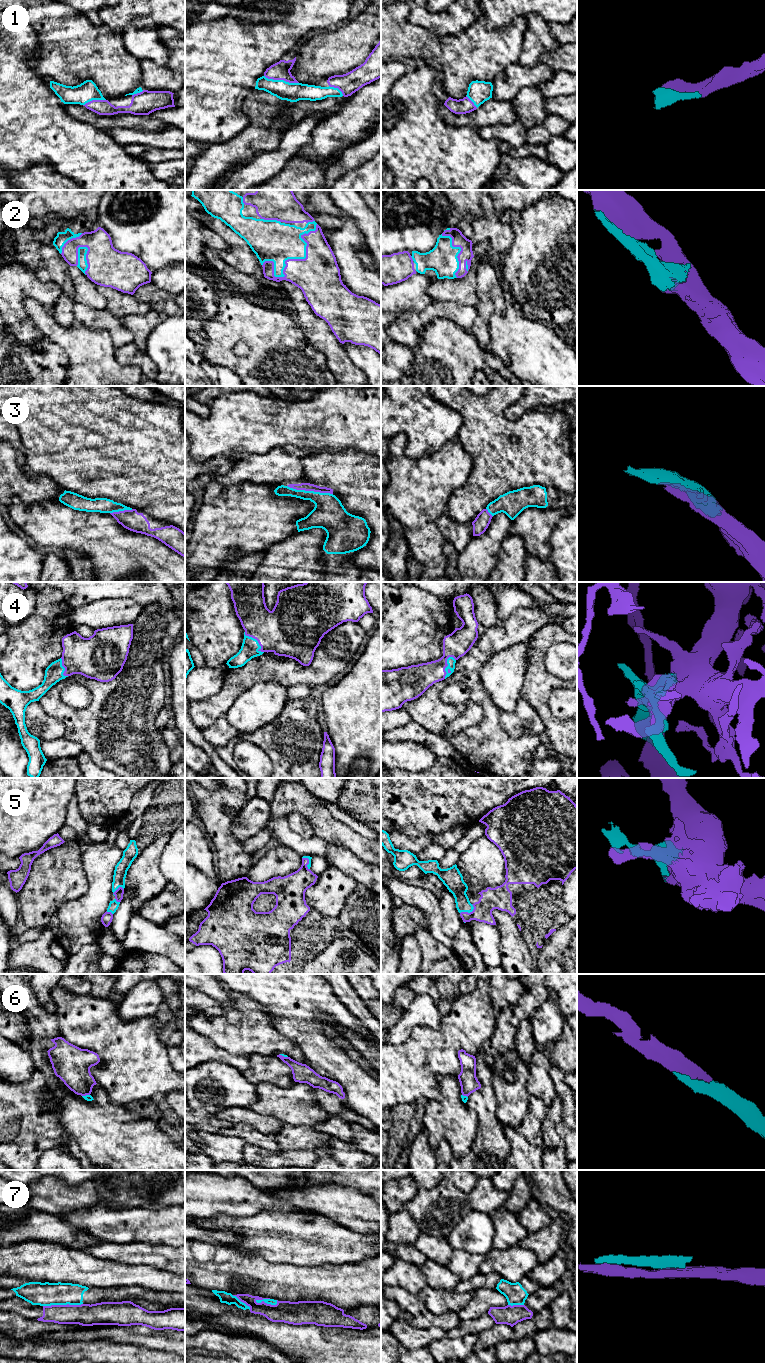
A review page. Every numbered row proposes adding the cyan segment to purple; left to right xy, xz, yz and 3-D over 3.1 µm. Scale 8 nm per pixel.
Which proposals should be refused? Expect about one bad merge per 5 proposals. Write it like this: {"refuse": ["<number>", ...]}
{"refuse": ["7"]}

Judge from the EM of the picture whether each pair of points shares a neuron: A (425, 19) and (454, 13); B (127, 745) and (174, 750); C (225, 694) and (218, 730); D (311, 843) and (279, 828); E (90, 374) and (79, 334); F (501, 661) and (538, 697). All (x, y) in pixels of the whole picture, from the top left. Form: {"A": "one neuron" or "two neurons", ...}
{"A": "one neuron", "B": "two neurons", "C": "two neurons", "D": "one neuron", "E": "one neuron", "F": "two neurons"}

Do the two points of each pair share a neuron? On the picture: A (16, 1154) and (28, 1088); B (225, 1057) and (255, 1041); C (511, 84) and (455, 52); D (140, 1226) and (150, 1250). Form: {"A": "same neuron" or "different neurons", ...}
{"A": "same neuron", "B": "different neurons", "C": "different neurons", "D": "different neurons"}

